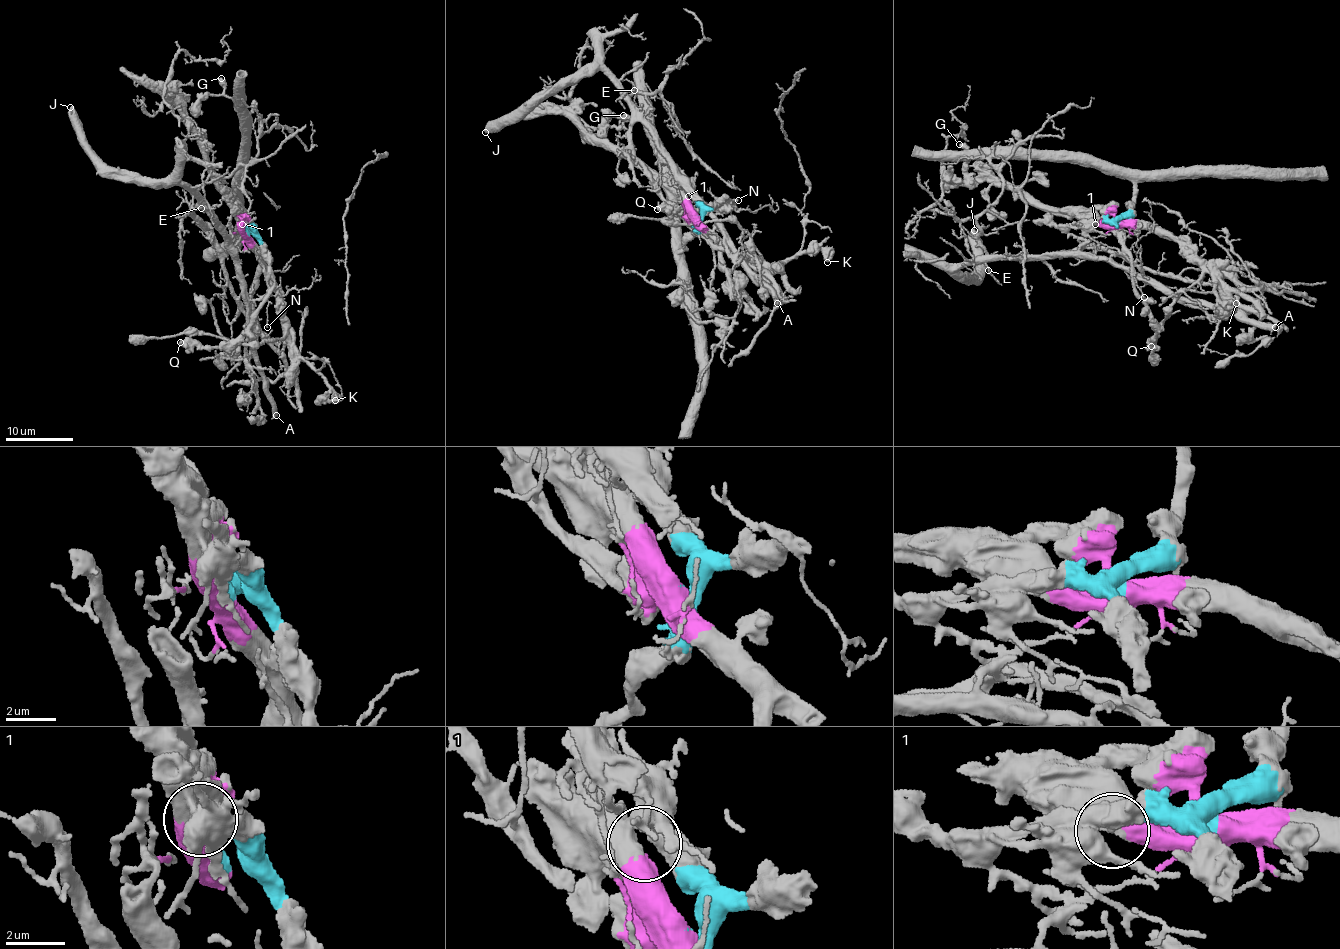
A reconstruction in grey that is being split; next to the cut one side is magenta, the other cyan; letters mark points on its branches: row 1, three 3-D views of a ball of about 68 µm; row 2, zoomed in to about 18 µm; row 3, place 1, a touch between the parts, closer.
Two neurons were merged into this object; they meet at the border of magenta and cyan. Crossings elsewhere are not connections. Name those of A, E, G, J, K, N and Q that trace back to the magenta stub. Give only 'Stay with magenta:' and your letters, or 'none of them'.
Stay with magenta: A, E, J, K

